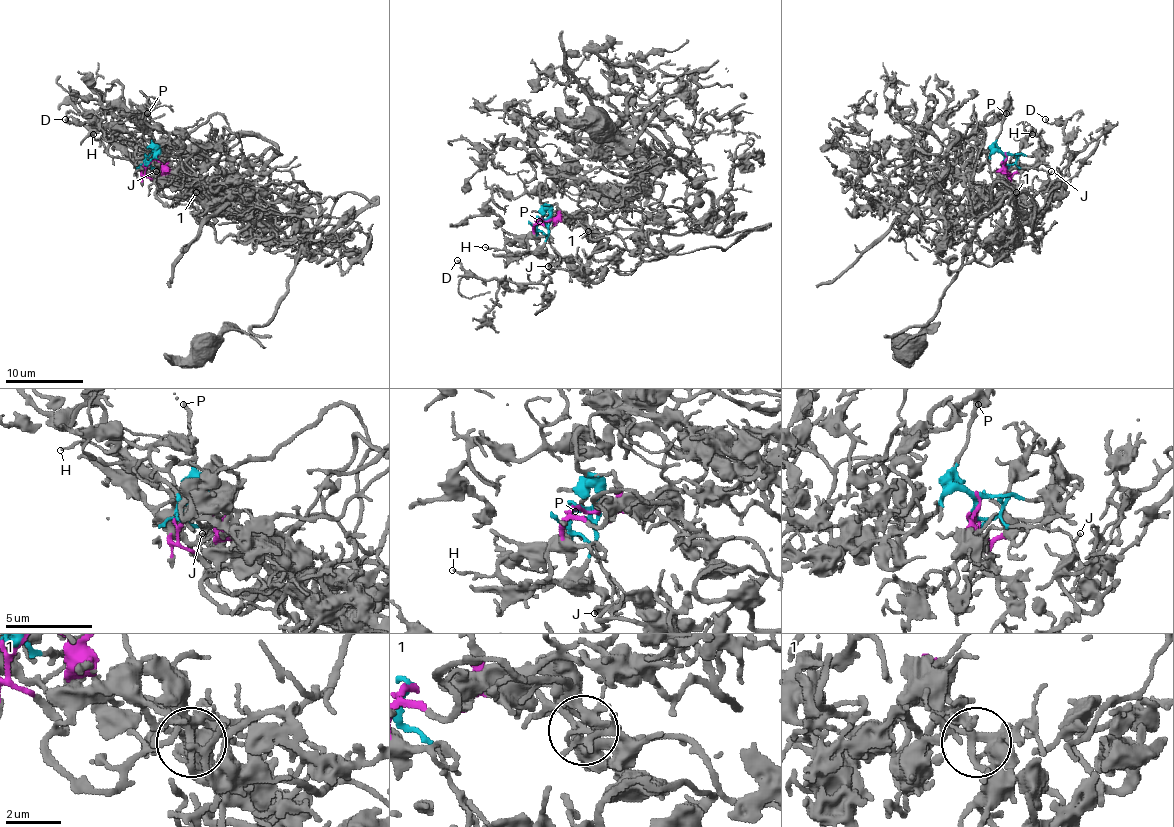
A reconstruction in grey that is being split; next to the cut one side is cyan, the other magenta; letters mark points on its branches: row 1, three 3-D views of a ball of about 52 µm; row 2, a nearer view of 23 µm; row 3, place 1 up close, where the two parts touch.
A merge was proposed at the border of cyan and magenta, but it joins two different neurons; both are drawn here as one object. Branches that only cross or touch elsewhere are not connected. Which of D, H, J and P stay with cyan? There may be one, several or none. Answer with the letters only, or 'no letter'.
P

